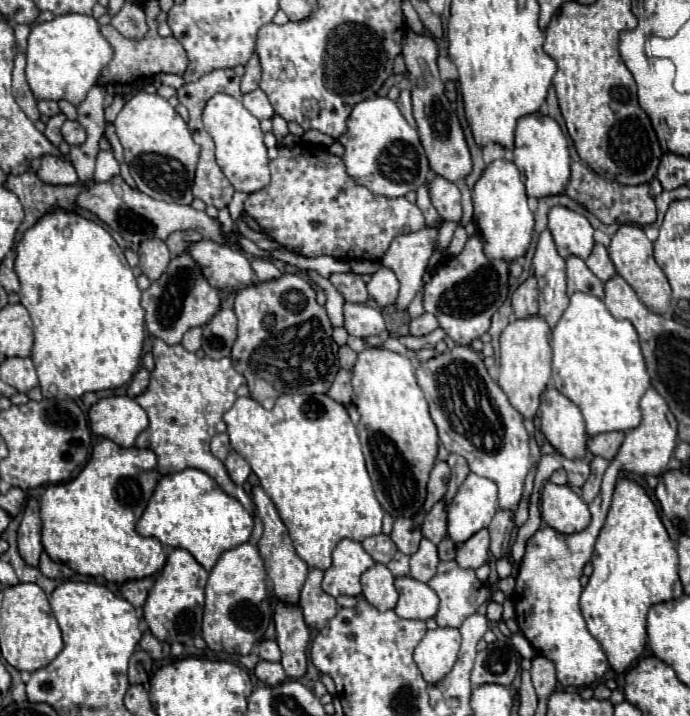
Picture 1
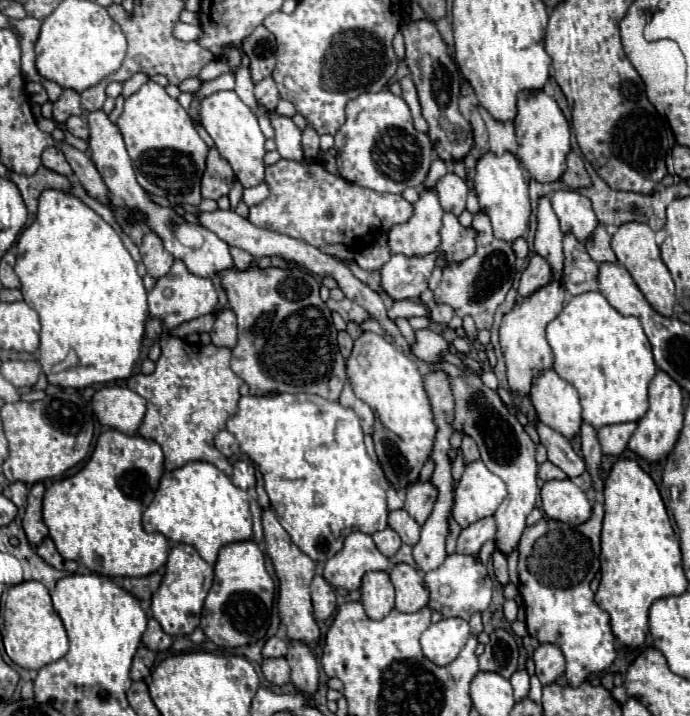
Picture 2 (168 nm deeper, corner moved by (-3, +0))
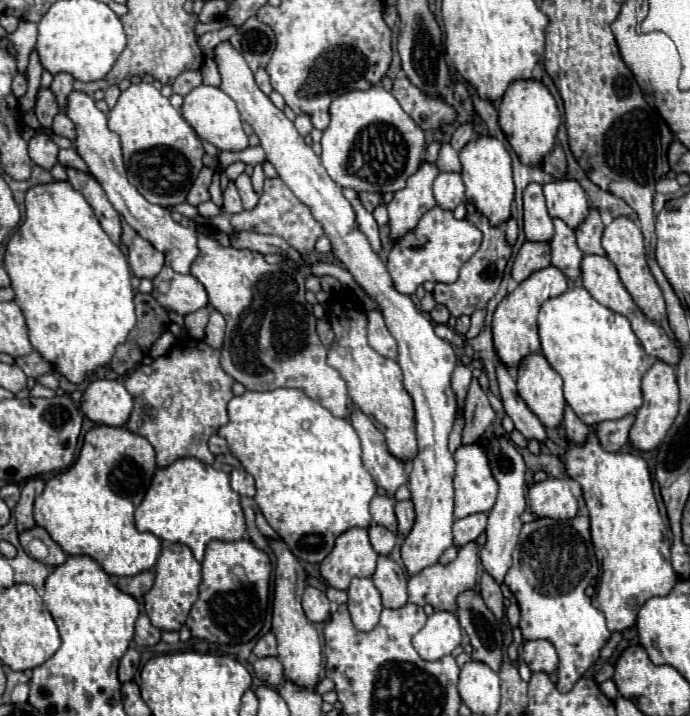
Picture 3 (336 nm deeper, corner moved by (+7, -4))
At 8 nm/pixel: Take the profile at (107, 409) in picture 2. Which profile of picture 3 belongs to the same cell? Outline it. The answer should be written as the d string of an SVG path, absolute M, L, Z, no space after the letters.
M96 379L82 393L80 409L94 423L122 427L132 413L134 399L126 387L112 379Z

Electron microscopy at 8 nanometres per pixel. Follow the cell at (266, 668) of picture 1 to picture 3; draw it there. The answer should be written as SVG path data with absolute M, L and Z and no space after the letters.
M264 657L264 659L256 659L254 663L254 673L256 677L266 683L266 685L280 685L282 679L284 679L284 673L282 673L282 663L278 657Z

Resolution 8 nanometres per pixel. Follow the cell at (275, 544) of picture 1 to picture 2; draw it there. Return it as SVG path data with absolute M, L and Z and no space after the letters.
M272 505L264 507L262 511L262 525L264 525L264 543L266 543L266 553L272 559L276 577L278 577L278 611L280 611L280 619L286 625L286 635L288 639L300 639L308 645L316 643L320 639L320 629L314 621L312 615L312 603L310 603L310 581L314 577L314 561L304 555L292 541L290 535L284 531L284 527L280 525L276 511Z

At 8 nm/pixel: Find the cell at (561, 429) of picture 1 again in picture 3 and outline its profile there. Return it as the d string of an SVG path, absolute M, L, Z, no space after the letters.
M530 353L518 365L518 395L546 427L558 427L562 423L566 407L562 377L542 353Z

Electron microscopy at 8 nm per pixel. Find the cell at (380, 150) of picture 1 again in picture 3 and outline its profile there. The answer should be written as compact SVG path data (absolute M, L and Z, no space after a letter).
M382 85L366 91L348 91L330 105L330 125L322 131L322 165L328 175L356 193L396 193L418 171L426 143L424 131L406 115L400 103Z

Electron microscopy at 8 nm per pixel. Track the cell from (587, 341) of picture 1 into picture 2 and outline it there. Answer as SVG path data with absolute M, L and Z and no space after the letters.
M590 291L572 297L562 313L548 325L546 337L550 347L554 349L554 371L568 383L578 389L580 405L582 405L582 419L600 429L604 425L618 425L640 421L648 409L648 383L656 373L656 365L652 359L650 343L642 331L642 325L636 317L620 315L602 293Z

